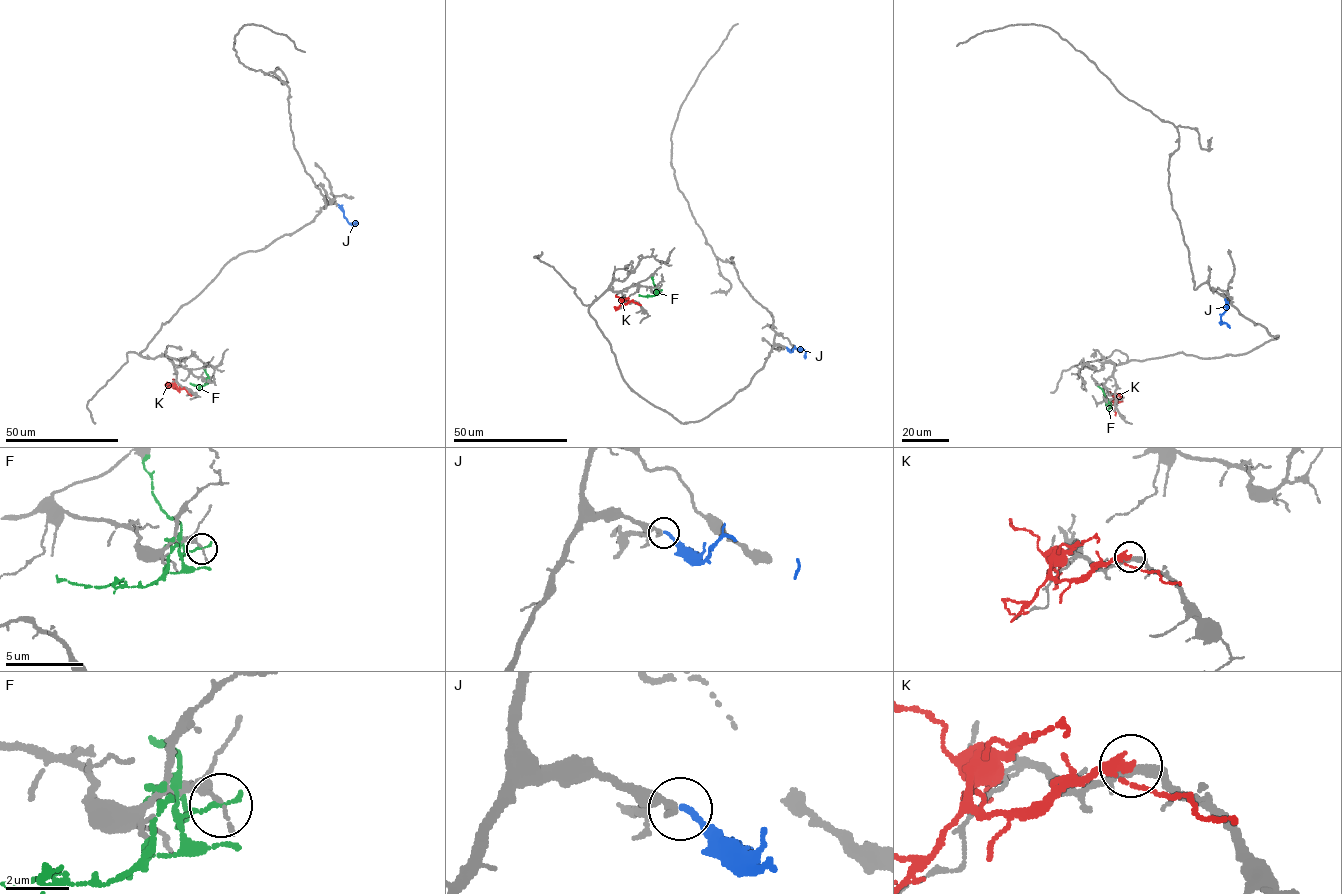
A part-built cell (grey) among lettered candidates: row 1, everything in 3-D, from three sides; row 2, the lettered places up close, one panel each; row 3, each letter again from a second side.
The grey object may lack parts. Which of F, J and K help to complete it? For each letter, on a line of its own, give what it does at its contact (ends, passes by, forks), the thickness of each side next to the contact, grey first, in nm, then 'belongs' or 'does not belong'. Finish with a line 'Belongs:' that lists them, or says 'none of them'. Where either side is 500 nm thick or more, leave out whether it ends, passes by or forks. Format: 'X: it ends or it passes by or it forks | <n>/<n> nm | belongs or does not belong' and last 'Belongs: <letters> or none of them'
F: it ends | 140/140 nm | does not belong
J: it ends | 280/200 nm | belongs
K: it passes by | 220/200 nm | does not belong
Belongs: J

